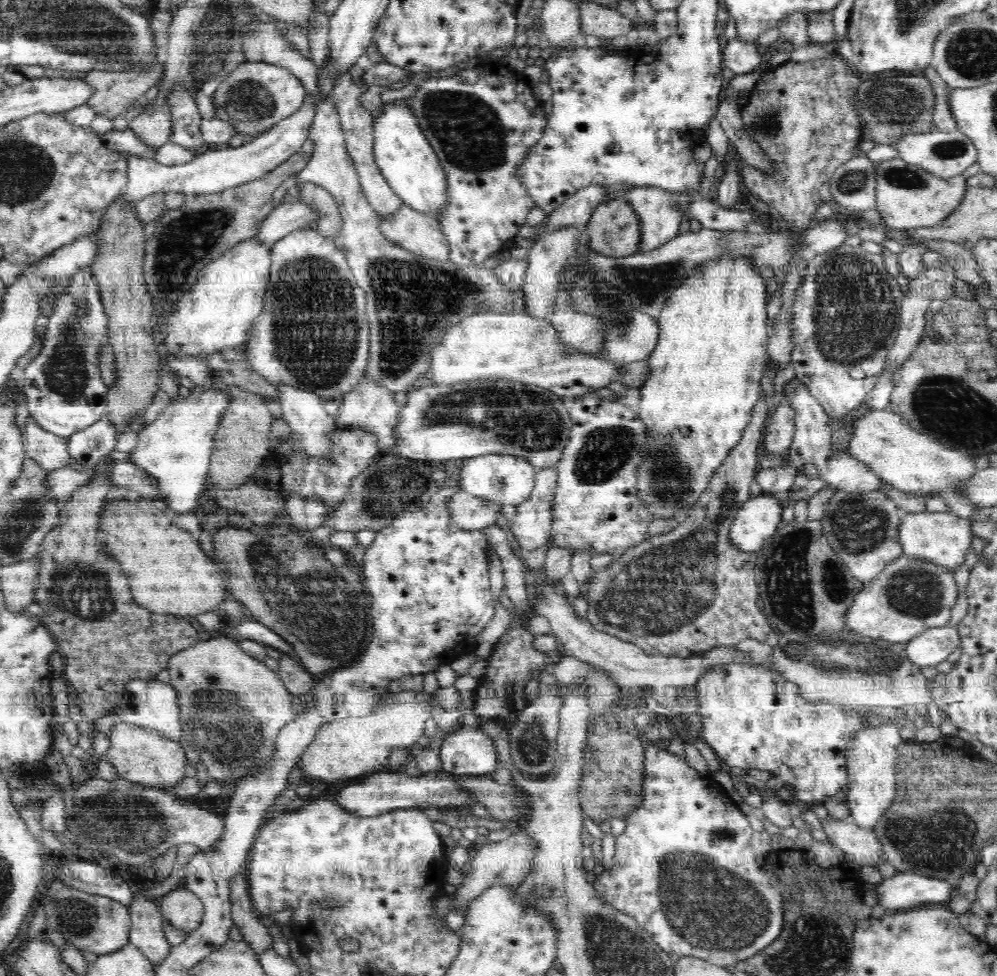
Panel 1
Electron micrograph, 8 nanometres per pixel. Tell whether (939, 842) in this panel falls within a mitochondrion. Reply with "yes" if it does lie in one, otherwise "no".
yes

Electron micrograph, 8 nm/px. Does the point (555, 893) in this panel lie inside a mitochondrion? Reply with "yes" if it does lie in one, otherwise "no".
yes

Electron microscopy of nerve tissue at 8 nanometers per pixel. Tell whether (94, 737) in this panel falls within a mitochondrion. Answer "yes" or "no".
no

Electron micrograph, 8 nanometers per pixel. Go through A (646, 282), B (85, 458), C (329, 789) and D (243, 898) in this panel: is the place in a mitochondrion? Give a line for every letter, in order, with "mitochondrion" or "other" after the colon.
A: mitochondrion
B: other
C: other
D: other

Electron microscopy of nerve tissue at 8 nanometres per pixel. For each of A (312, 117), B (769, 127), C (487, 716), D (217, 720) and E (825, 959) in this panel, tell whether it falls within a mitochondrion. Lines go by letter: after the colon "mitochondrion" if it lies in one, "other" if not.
A: other
B: mitochondrion
C: other
D: mitochondrion
E: mitochondrion

